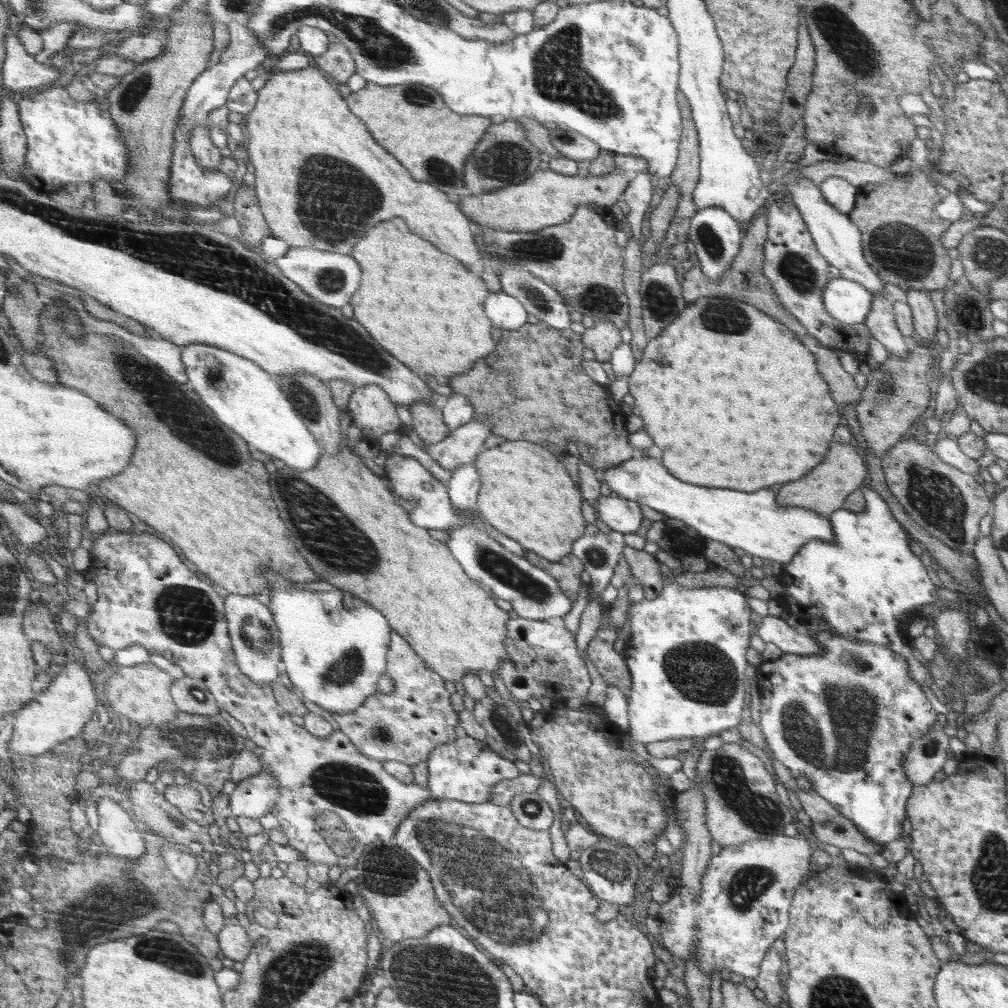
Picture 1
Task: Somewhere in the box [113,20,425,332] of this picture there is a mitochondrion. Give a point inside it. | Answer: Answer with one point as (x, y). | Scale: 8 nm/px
(335, 200)

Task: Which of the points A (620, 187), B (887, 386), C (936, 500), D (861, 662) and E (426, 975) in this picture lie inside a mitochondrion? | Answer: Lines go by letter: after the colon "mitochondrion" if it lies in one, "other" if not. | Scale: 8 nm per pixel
A: other
B: mitochondrion
C: mitochondrion
D: mitochondrion
E: mitochondrion

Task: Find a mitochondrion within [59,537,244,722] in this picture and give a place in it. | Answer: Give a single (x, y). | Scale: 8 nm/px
(187, 615)

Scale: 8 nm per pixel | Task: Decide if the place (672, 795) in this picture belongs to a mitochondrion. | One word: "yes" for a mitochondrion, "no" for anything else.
no

